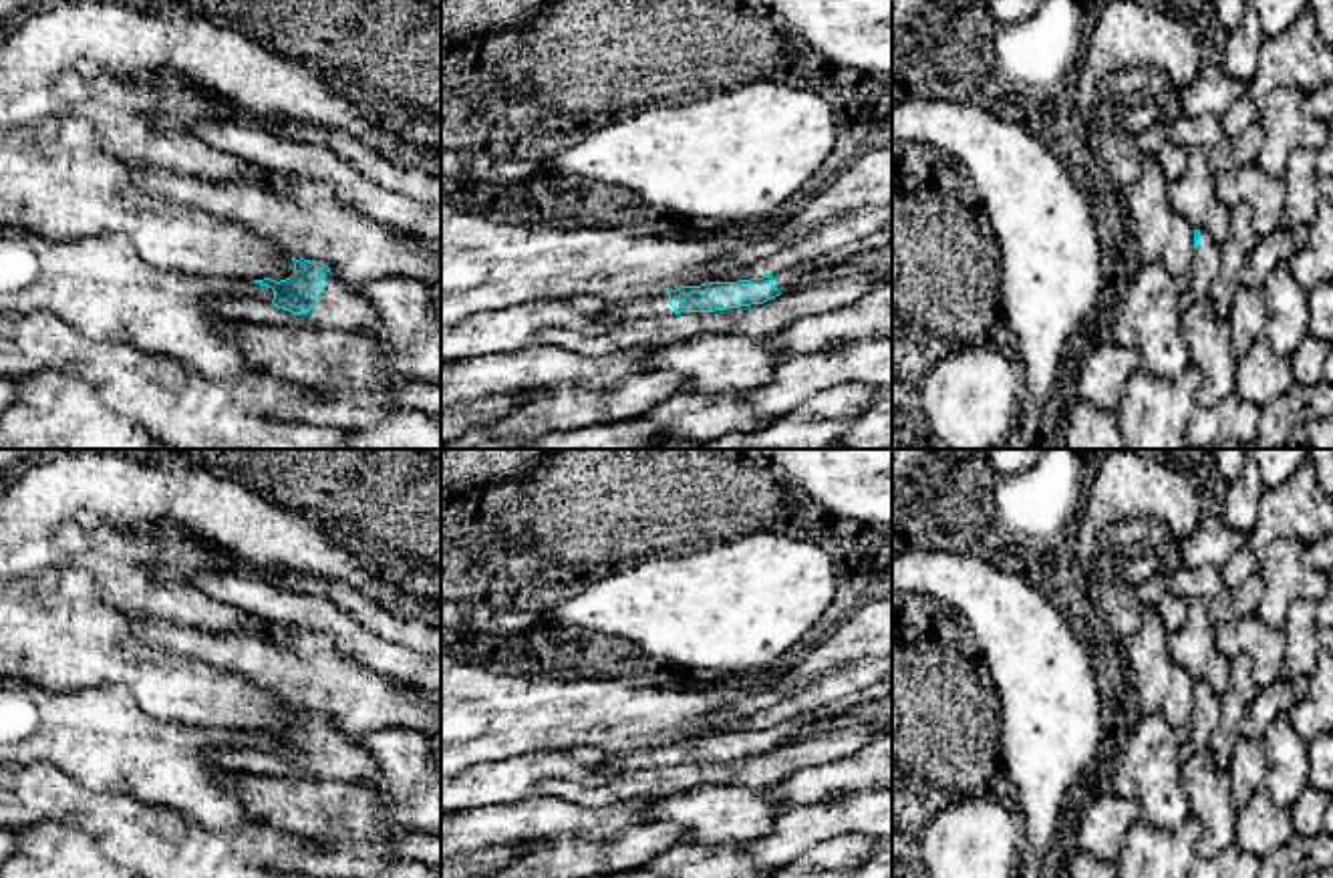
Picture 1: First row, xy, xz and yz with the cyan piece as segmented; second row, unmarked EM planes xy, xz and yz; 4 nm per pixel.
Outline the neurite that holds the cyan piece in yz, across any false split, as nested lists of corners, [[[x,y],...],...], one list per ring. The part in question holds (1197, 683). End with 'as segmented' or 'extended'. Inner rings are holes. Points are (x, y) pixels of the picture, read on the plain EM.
[[[1194,681],[1194,713],[1186,725],[1188,743],[1196,749],[1208,749],[1210,737],[1222,719],[1222,701],[1214,691],[1202,683]]]; extended

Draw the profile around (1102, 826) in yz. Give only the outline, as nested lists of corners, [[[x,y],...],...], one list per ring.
[[[1103,791],[1079,812],[1077,850],[1093,858],[1116,864],[1126,832],[1138,822],[1140,808],[1136,799]]]

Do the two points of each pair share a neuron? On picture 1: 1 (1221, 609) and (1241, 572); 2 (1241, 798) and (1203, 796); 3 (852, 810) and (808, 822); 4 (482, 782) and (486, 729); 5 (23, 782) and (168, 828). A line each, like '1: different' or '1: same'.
1: different
2: different
3: same
4: different
5: same

